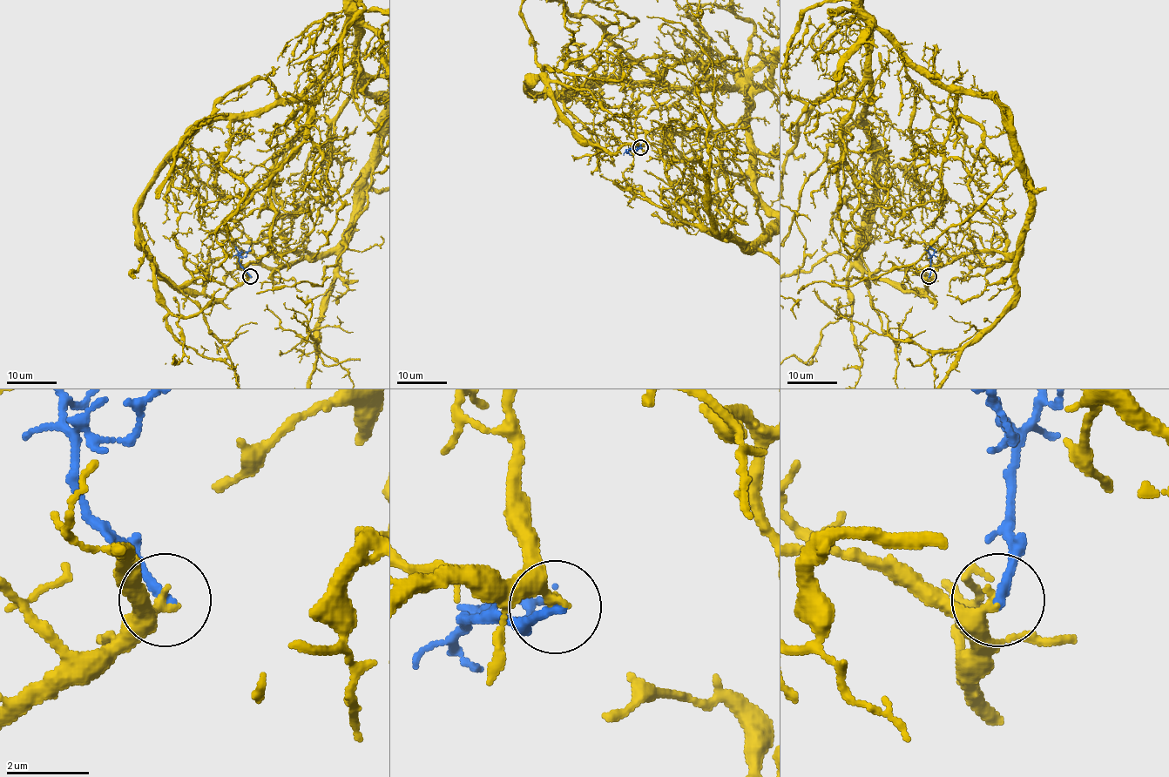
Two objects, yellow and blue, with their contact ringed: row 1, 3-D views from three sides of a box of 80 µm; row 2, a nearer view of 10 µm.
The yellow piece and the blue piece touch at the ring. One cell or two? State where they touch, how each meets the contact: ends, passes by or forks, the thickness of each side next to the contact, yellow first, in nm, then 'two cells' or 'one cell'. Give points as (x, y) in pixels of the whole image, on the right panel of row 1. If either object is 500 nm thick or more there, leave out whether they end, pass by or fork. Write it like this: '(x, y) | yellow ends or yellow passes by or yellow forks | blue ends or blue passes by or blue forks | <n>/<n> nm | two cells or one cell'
(929, 276) | yellow passes by | blue ends | 260/240 nm | two cells

